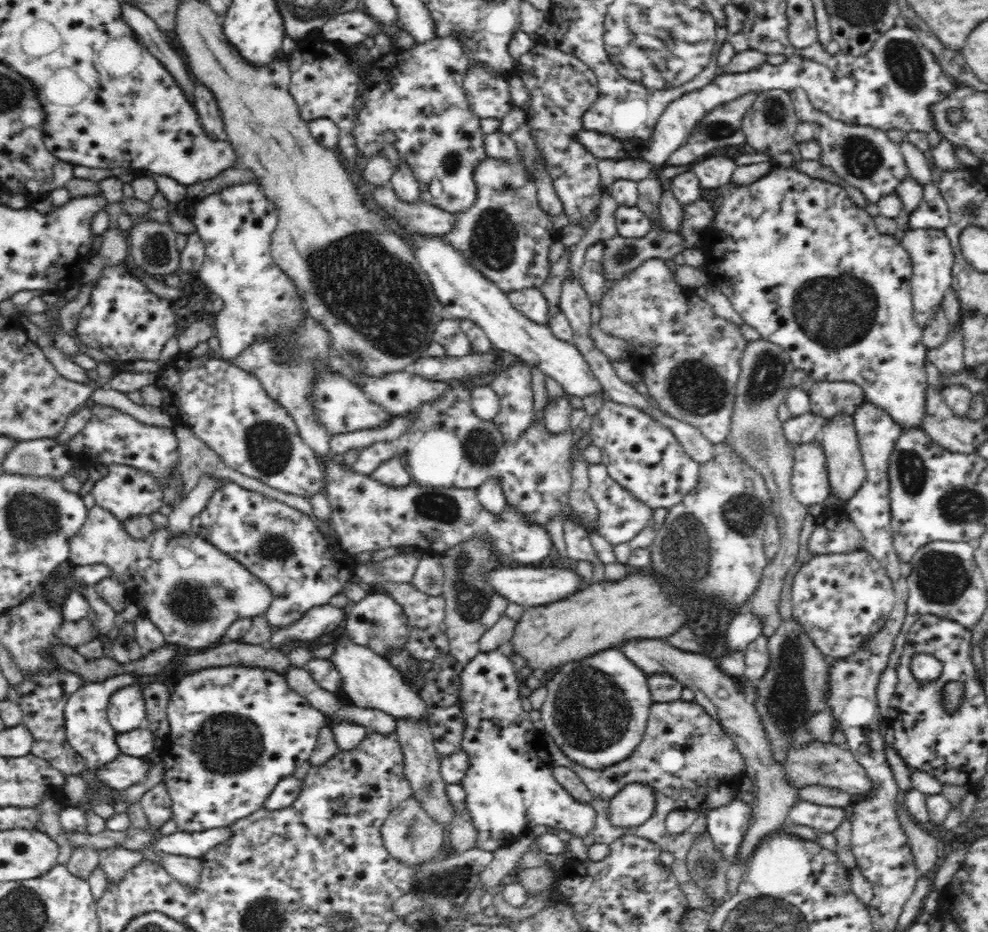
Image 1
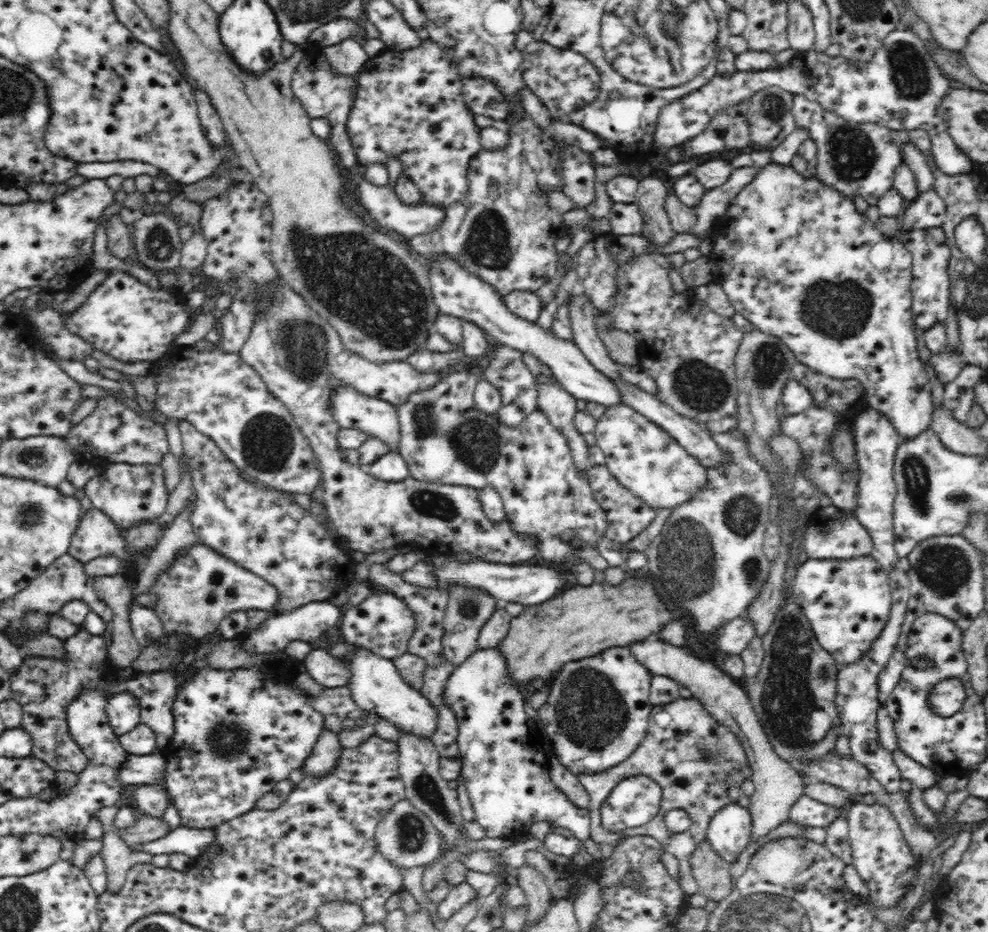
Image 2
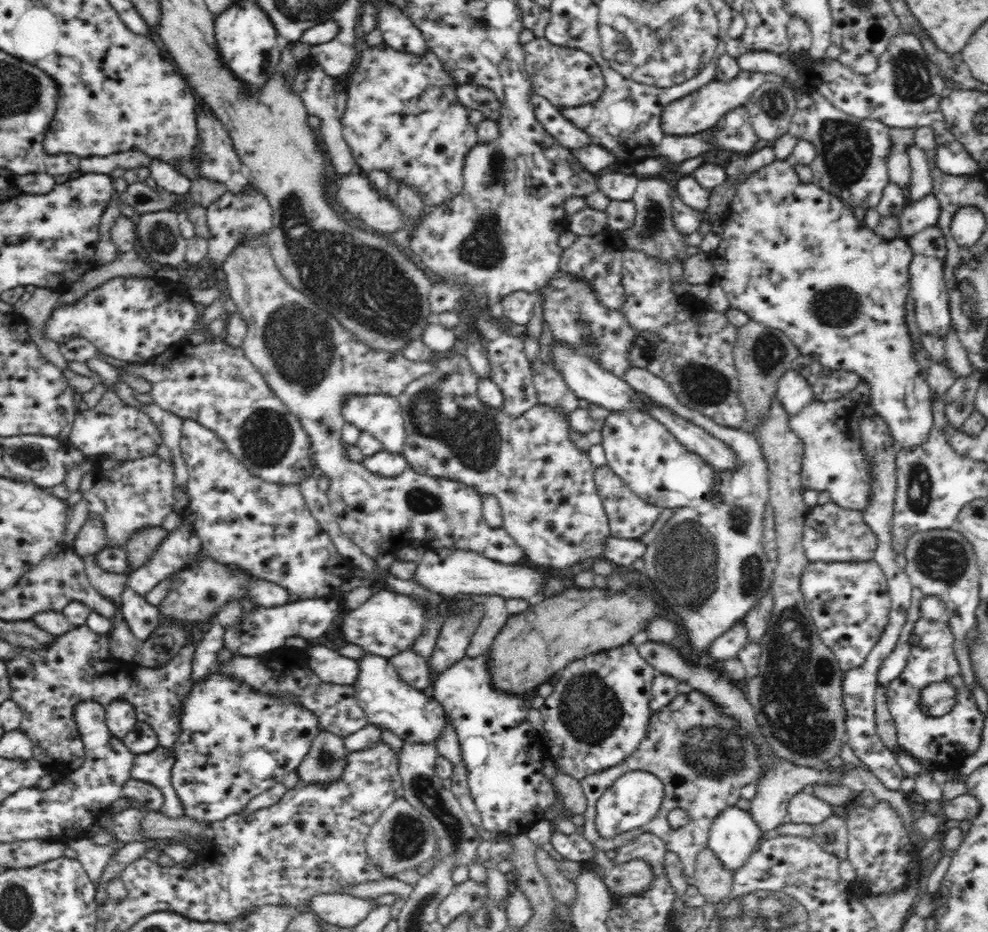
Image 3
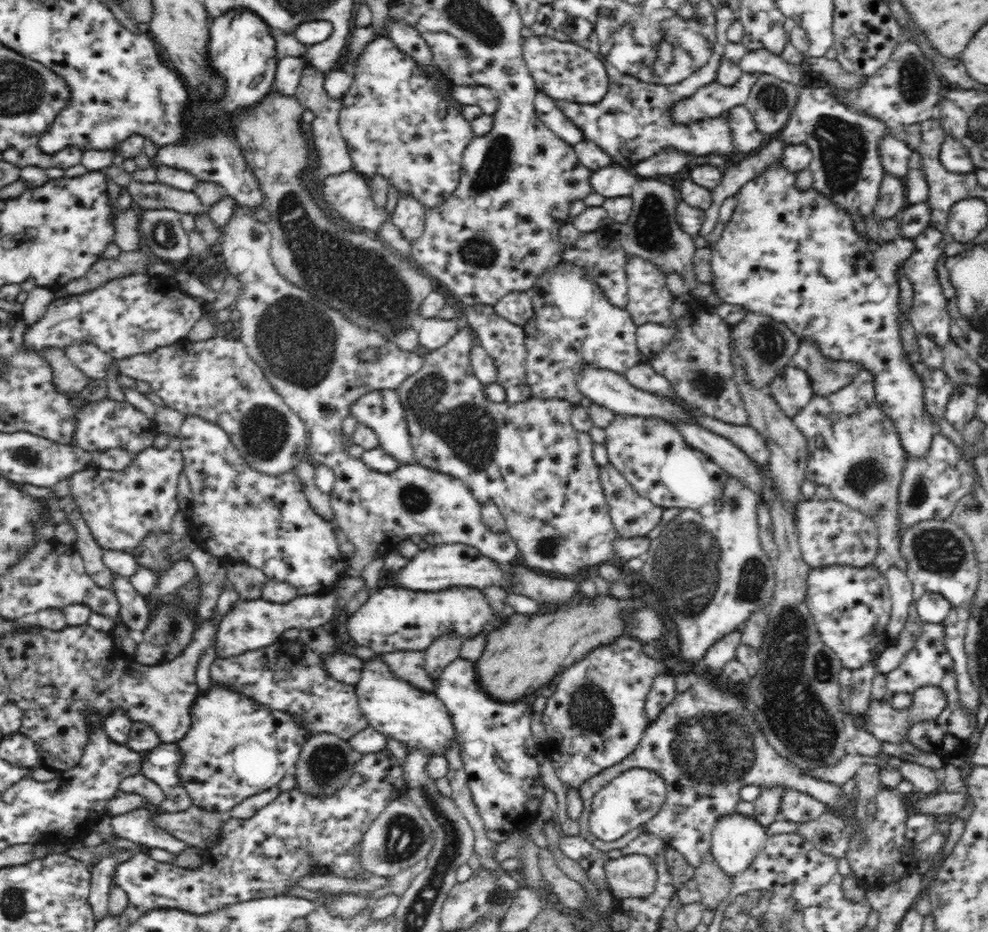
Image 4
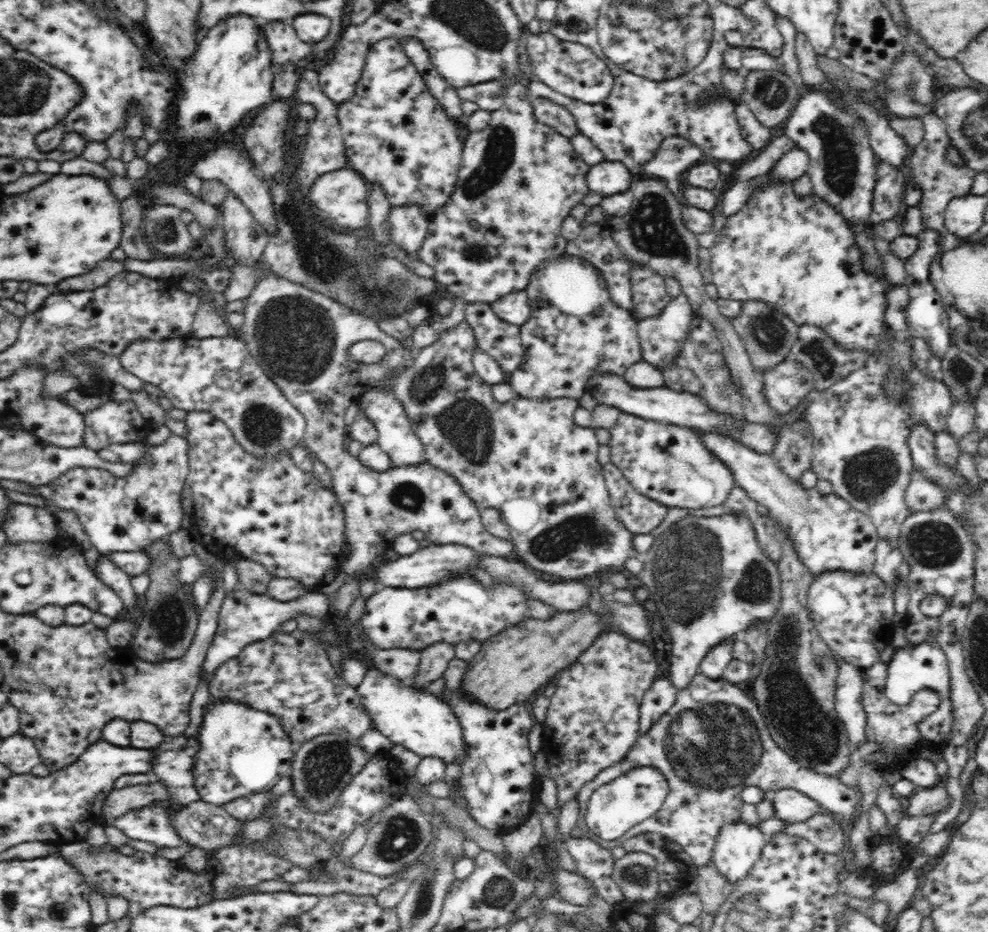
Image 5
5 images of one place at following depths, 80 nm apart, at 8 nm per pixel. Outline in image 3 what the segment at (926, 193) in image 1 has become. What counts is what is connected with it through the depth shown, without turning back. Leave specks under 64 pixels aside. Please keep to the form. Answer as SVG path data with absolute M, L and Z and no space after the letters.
M934 193L904 207L901 215L900 235L907 238L928 227L937 226L940 218L940 201Z

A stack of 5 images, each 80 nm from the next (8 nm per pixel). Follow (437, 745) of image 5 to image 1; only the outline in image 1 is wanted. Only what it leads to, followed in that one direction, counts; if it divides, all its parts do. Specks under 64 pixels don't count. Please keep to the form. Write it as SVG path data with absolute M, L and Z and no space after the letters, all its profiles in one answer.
M344 636L336 642L334 652L329 658L341 676L341 691L344 691L350 702L358 707L378 709L394 719L419 721L427 718L427 708L401 673L384 657L376 654L370 647L357 645L350 637Z

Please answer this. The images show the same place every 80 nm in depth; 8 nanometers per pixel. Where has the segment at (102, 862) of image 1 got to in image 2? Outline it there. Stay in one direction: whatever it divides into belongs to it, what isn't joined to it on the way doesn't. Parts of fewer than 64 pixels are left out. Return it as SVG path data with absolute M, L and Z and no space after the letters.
M119 805L104 807L95 812L95 816L102 822L103 847L99 852L105 862L107 872L106 890L116 894L126 880L126 874L134 864L151 863L152 854L130 848L116 833L114 819L118 812Z

